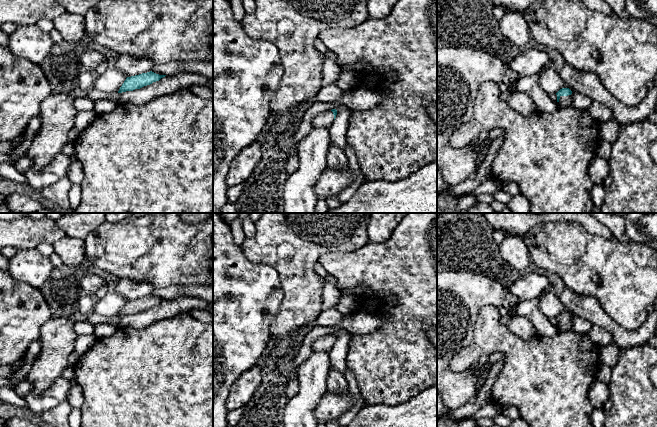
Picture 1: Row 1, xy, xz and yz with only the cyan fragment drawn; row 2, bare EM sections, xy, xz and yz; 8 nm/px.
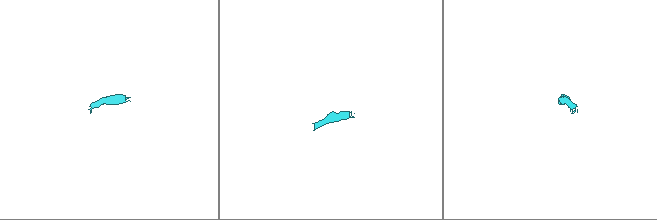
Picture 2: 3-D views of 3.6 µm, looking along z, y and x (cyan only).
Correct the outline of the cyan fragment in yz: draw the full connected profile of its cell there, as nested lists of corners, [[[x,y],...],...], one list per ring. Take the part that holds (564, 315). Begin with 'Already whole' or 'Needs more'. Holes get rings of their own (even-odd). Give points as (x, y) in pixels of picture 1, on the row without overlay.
Needs more. [[[562,312],[560,313],[556,319],[557,319],[557,326],[558,331],[571,331],[571,318],[572,315],[569,312]]]

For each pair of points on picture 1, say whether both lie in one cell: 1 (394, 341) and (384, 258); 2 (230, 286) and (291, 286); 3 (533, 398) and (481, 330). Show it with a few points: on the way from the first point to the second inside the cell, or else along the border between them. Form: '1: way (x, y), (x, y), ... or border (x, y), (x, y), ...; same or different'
1: way (404, 320), (404, 279); same
2: border (268, 266), (277, 272), (283, 292), (278, 309); different
3: way (531, 379), (531, 373), (500, 342); same

